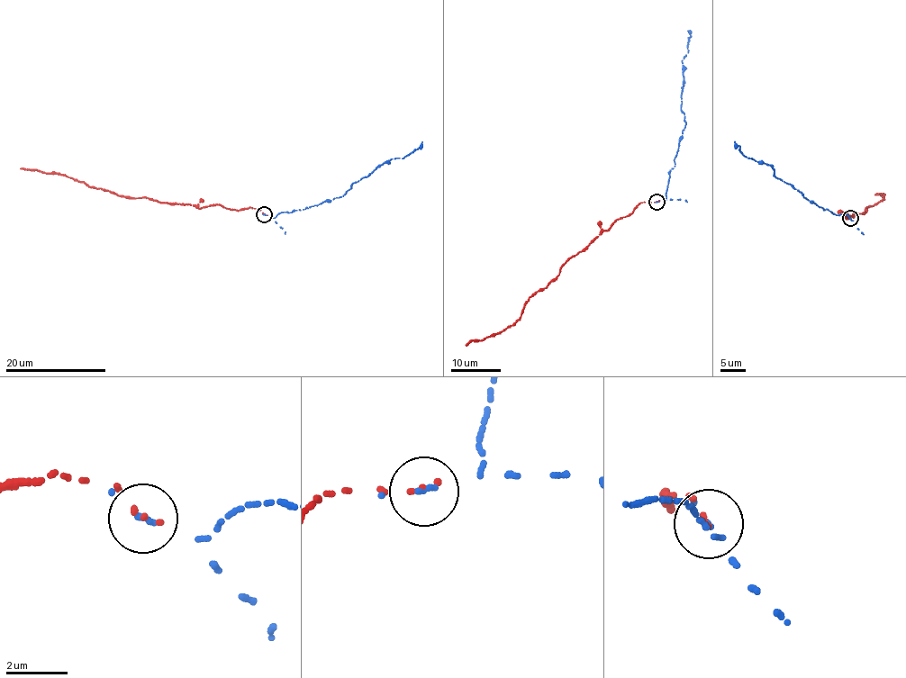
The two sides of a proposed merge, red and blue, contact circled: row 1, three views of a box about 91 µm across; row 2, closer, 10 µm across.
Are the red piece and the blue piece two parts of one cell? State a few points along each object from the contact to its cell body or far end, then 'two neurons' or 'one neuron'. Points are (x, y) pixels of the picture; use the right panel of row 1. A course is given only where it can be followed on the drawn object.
red runs (850, 218), (843, 213), (847, 220), (856, 212), (865, 213), (867, 207), (881, 201), (881, 193), (875, 194); blue runs (851, 218), (853, 221), (810, 203), (791, 184), (775, 177), (773, 167), (744, 157), (735, 141); two neurons

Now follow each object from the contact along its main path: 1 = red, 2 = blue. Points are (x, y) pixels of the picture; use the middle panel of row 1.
1: (656, 201), (638, 203), (631, 213), (616, 220), (529, 298), (511, 325), (465, 344)
2: (656, 203), (666, 200), (669, 172), (674, 167), (685, 126), (681, 110), (682, 60), (688, 53), (688, 31)

